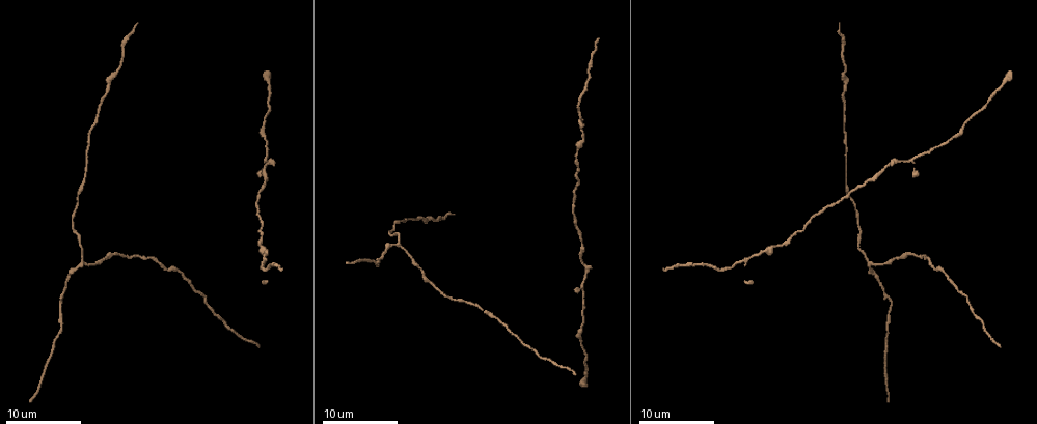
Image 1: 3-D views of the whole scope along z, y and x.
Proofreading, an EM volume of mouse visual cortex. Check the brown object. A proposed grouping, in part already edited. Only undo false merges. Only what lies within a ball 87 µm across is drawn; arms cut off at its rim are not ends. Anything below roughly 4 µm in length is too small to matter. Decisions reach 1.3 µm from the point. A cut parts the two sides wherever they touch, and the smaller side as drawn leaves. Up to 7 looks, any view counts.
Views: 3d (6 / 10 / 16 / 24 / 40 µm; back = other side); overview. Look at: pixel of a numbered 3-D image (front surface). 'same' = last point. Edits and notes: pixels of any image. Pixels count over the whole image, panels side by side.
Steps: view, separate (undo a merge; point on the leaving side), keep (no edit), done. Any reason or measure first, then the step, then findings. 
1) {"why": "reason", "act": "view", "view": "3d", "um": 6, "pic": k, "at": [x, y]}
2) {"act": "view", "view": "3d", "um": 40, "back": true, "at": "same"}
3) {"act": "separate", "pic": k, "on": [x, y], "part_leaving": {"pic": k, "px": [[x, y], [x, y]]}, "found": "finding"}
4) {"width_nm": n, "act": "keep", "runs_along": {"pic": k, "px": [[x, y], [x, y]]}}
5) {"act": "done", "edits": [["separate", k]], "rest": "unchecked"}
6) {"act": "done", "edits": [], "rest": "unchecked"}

{"why": "a fork", "act": "view", "view": "3d", "um": 10, "pic": 1, "at": [868, 263]}

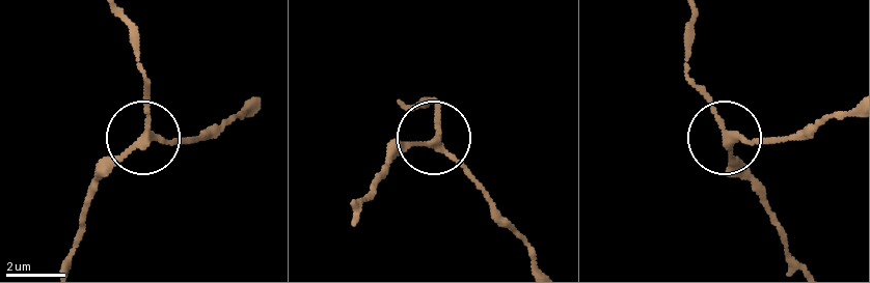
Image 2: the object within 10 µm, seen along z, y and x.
{"why": "other side", "act": "view", "view": "3d", "um": 10, "back": true, "pic": 2, "at": [146, 137]}

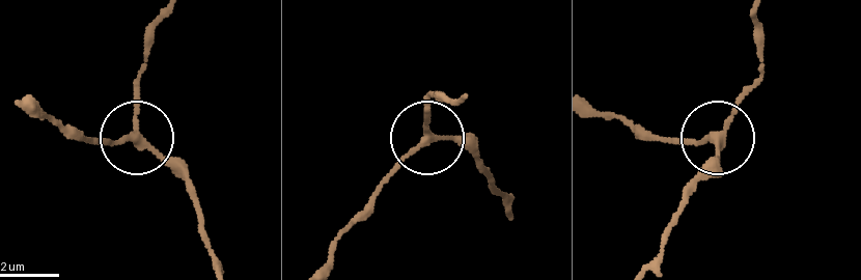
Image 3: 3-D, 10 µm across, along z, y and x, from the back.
{"side_arm_um": 23, "act": "keep", "runs_along": {"pic": 3, "px": [[589, 106], [671, 141], [713, 141], [713, 163], [696, 183]]}, "found": "all the same neuron"}

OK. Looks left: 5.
{"why": "thick turns thin", "act": "view", "view": "3d", "um": 16, "pic": 1, "at": [262, 125]}

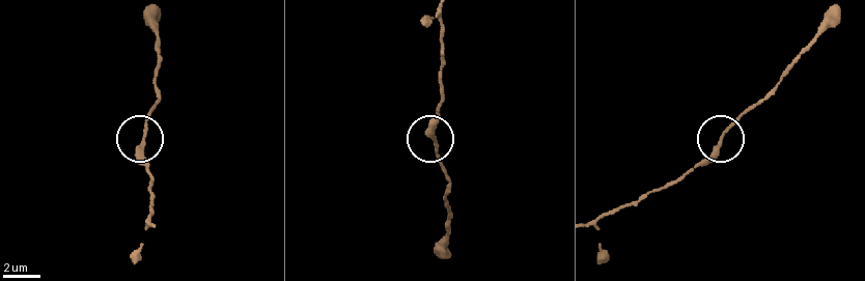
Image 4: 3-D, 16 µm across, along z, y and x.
{"act": "keep", "found": "one neuron here"}

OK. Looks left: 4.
{"act": "view", "view": "3d", "um": 6, "pic": 1, "at": [174, 267]}

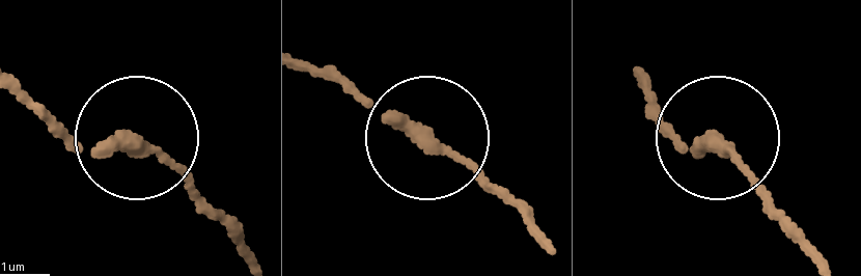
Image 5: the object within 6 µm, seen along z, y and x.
{"act": "view", "view": "3d", "um": 6, "back": true, "pic": 5, "at": [724, 146]}

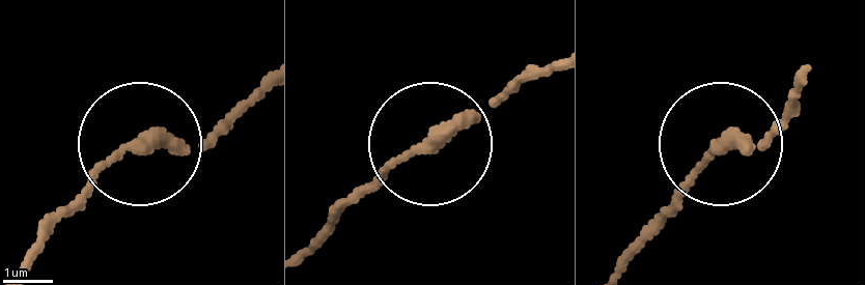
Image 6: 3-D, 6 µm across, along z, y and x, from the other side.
{"act": "keep", "runs_along": {"pic": 6, "px": [[134, 141], [192, 149], [225, 129]]}, "found": "all the same neuron"}

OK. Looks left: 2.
{"why": "calibre changes", "act": "view", "view": "3d", "um": 16, "pic": 1, "at": [377, 261]}

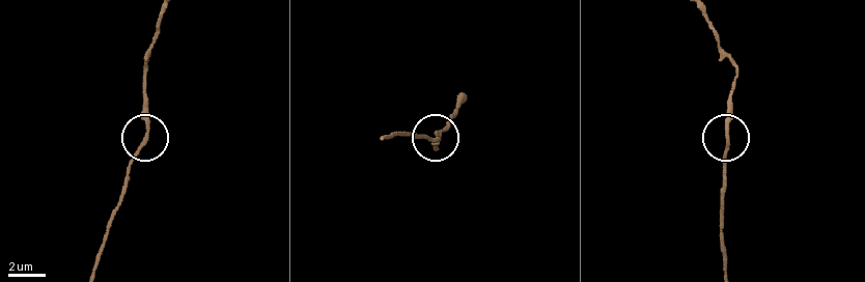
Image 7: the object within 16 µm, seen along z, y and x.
{"act": "keep", "runs_along": {"pic": 7, "px": [[162, 13], [146, 64], [146, 139], [126, 174]]}, "found": "all the same neuron"}

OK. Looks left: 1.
{"act": "done", "edits": [], "rest": "unchecked"}

